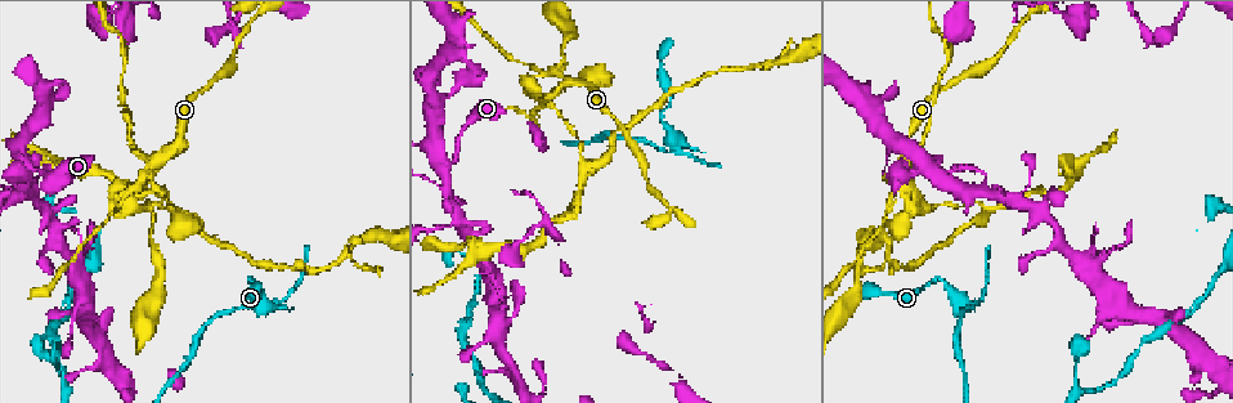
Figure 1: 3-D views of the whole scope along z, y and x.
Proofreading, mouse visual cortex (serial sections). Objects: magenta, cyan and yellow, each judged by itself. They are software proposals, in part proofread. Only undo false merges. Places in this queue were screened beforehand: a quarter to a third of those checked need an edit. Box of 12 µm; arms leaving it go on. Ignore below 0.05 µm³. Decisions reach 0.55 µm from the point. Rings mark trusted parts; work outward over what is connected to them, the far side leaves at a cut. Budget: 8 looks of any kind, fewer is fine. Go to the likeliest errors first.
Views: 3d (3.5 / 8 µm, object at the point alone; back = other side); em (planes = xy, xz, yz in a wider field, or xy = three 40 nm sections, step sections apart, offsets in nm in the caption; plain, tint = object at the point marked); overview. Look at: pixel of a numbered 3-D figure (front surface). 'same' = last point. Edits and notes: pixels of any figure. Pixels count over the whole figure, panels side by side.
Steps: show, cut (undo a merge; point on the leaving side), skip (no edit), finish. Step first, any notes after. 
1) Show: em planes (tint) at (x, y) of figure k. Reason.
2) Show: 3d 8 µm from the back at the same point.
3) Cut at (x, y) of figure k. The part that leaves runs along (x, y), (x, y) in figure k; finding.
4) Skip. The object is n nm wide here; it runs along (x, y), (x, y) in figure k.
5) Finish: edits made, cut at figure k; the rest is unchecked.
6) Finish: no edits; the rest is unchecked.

Show: 3d 8 µm at (134, 188) of figure 1. Looks like a crossing.

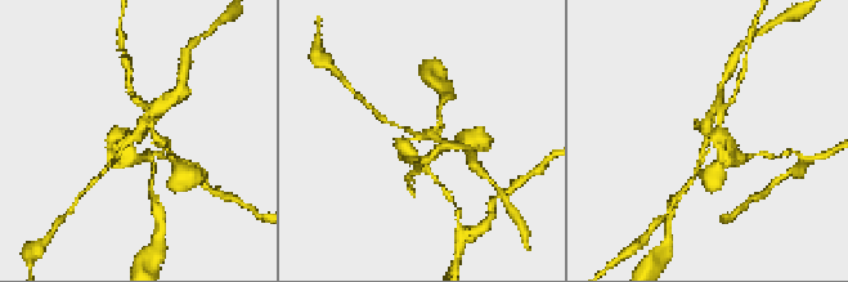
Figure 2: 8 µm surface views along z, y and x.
Show: em xy step 3 (tint) at (421, 139) of figure 2.

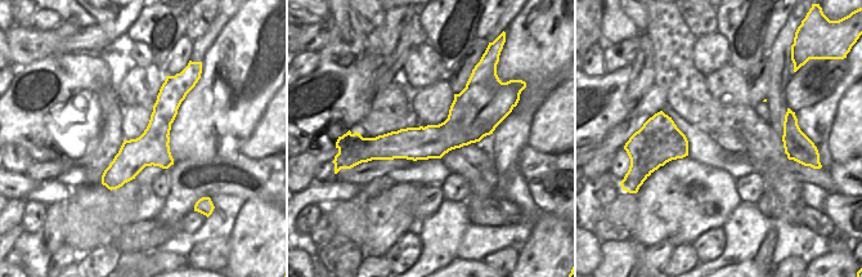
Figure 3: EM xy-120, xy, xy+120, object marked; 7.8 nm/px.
Cut at (722, 131) of figure 2. A second cell is stuck on.

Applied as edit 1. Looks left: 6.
Show: 3d 3.5 µm at (963, 302) of figure 1. Sharp bend.

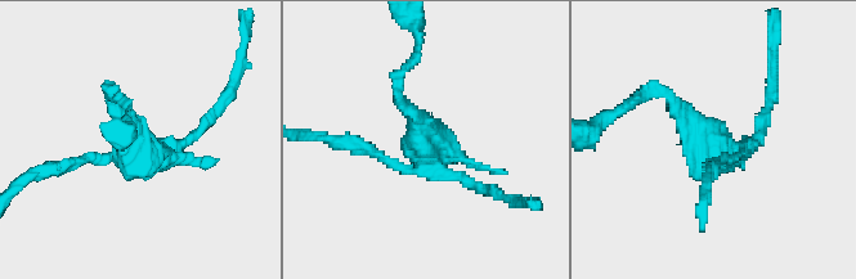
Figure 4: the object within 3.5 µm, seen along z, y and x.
Show: em planes (tint) at (715, 144) of figure 4. Shape alone is not enough.

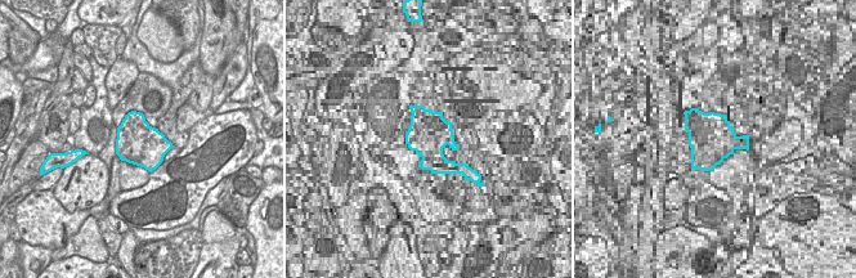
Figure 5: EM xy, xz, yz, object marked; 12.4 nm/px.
Cut at (364, 148) of figure 4. The object is 550 nm wide here; the part that leaves runs along (412, 170), (364, 147), (317, 136) in figure 4; a second cell is stuck on.

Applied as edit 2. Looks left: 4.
Show: overview.

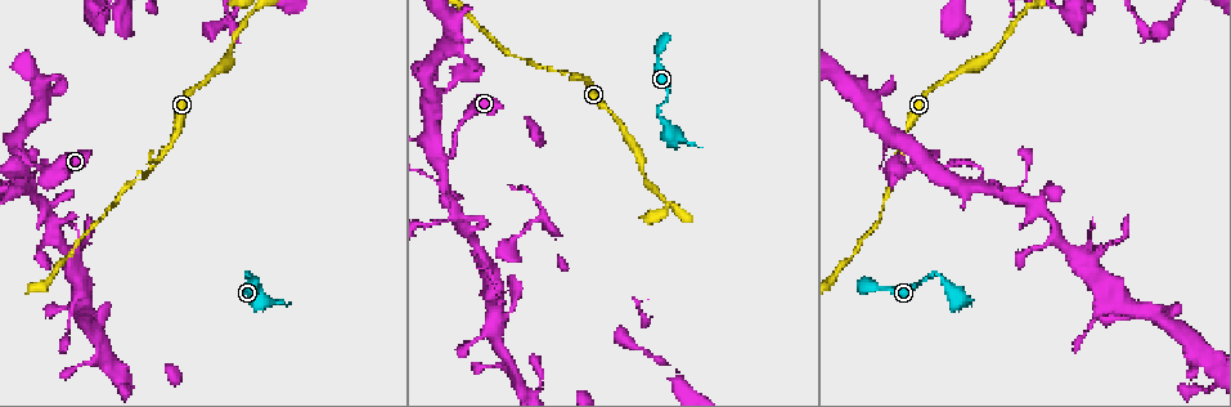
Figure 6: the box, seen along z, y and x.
Show: 3d 3.5 µm from the back at (439, 180) of figure 6.

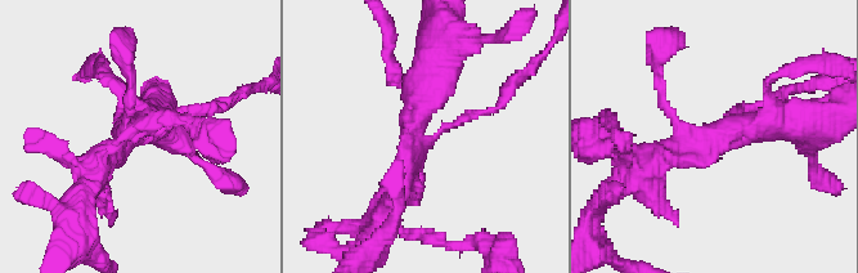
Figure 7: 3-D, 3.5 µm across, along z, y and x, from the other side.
Show: em planes (tint) at (713, 134) of figure 7.

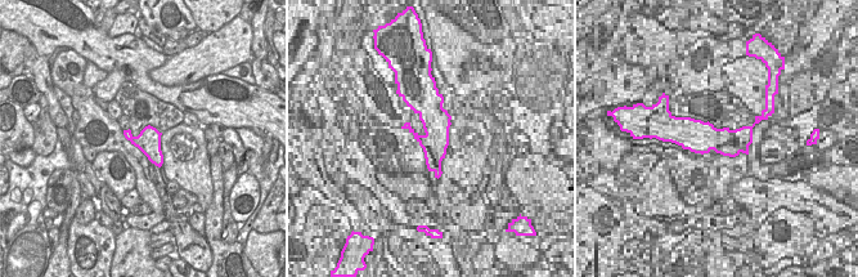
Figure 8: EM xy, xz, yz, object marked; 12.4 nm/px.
Skip. It runs along (131, 115), (211, 106) in figure 7; continuous, no second cell.

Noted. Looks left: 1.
Finish: edits made, cut at figure 2, cut at figure 4; the rest is unchecked.

